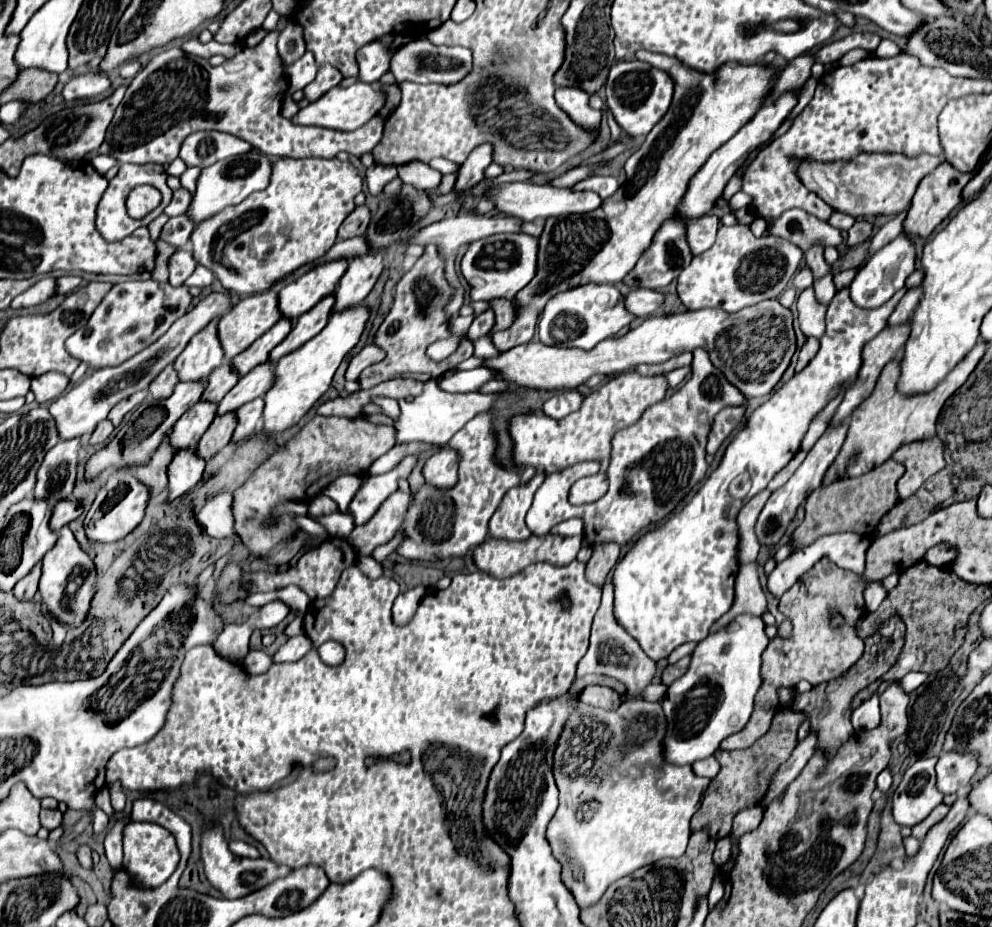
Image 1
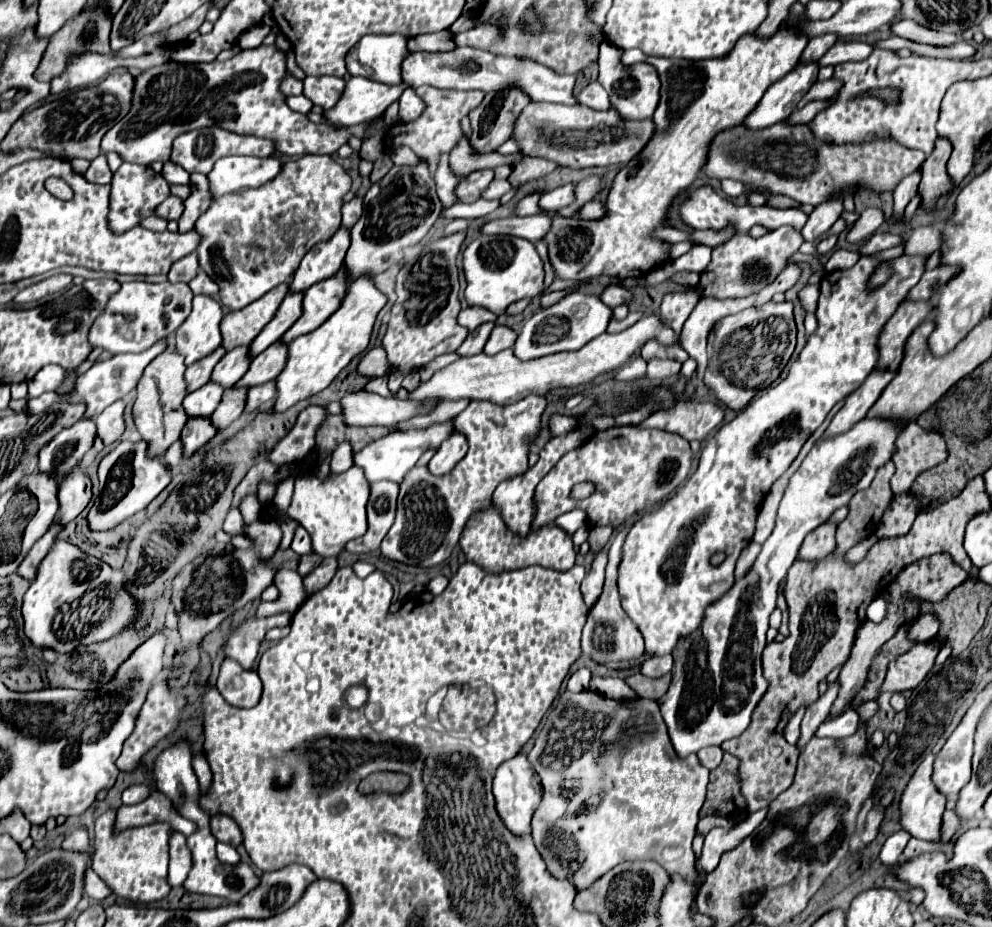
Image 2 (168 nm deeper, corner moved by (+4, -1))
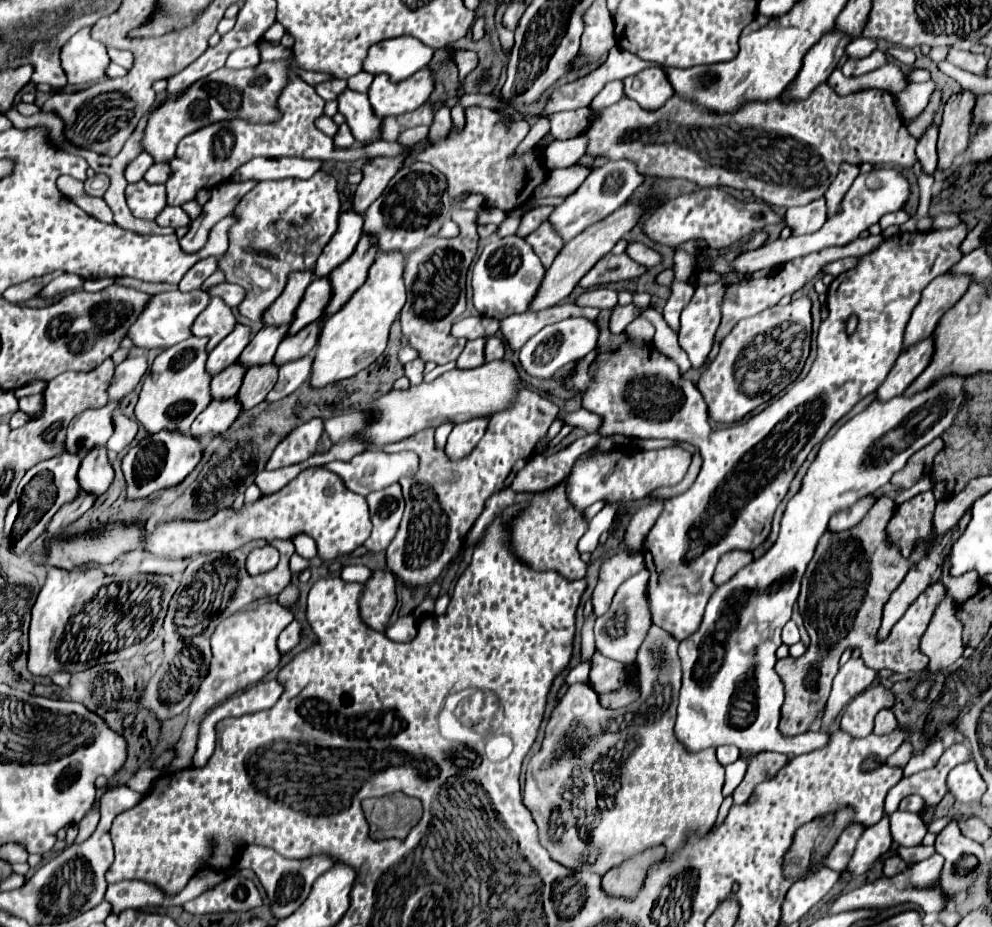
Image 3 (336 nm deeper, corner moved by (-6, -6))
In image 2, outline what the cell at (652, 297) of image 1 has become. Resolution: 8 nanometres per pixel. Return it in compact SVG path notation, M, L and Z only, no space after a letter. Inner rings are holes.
M607 286L607 288L599 294L599 298L601 298L601 302L605 302L609 308L615 308L615 306L627 302L627 300L631 298L631 292L629 292L627 288L623 288L623 286Z

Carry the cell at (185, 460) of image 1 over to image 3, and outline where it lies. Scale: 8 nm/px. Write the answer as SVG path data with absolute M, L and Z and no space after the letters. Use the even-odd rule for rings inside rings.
M235 399L211 401L209 407L191 425L191 435L195 439L205 437L207 433L221 435L221 433L225 433L233 425L237 415L239 415L239 403Z

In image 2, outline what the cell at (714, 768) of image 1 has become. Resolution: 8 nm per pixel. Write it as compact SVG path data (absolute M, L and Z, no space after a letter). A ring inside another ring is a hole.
M713 746L713 748L705 748L705 750L697 752L697 756L705 768L713 770L719 766L719 762L723 758L723 750L721 750L721 746Z

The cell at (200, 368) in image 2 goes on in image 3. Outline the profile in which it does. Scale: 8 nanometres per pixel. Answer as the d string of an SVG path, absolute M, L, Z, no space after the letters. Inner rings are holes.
M235 325L235 329L231 331L231 335L227 335L219 347L215 347L209 353L207 359L207 373L211 377L215 377L219 371L227 369L231 363L235 363L241 355L241 351L247 347L247 343L251 341L251 329L245 325Z

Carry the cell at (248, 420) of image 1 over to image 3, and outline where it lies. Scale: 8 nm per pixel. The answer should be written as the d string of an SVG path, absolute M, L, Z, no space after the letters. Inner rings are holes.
M311 355L283 365L279 369L279 379L275 387L267 395L267 401L275 403L279 399L285 399L285 395L291 395L297 387L301 387L307 381L307 373L311 373Z

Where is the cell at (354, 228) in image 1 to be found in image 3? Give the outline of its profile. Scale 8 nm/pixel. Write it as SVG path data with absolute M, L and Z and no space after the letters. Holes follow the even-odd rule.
M377 157L363 165L363 181L359 183L355 197L353 197L353 211L359 215L365 215L367 207L383 193L389 179L401 169L405 157Z

